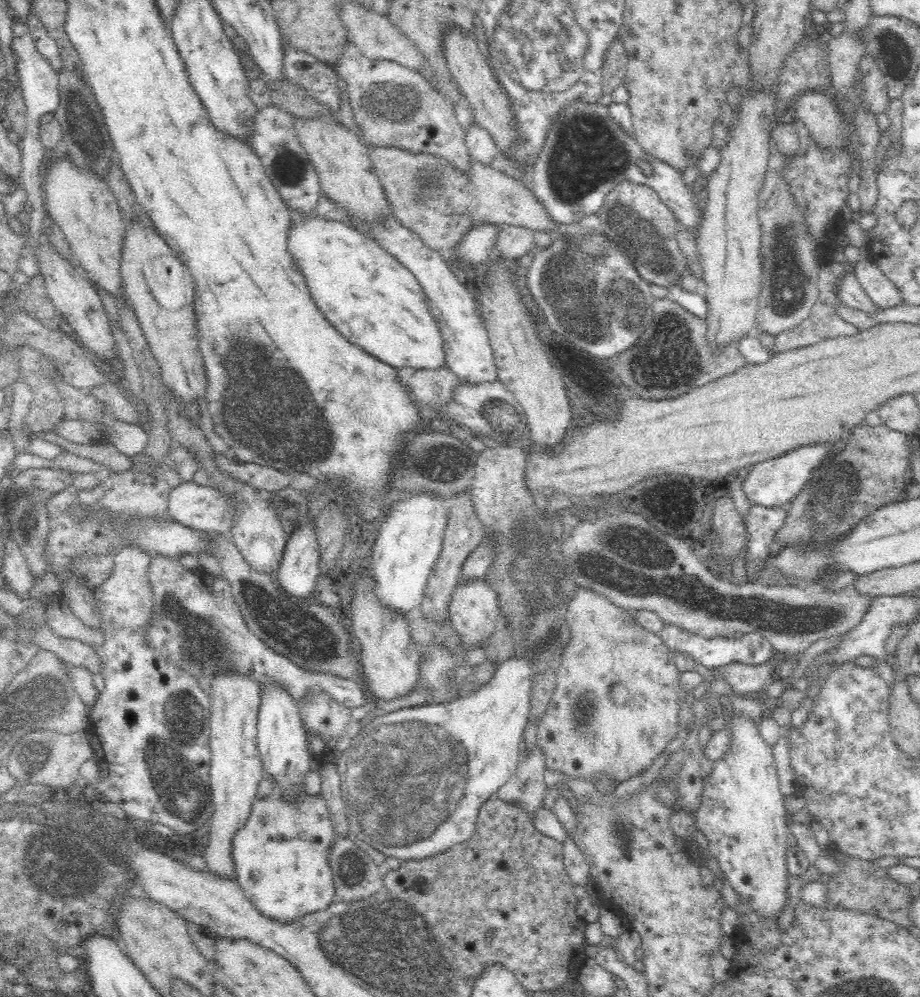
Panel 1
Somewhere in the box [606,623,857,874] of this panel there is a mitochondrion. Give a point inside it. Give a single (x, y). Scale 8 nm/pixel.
(634, 841)

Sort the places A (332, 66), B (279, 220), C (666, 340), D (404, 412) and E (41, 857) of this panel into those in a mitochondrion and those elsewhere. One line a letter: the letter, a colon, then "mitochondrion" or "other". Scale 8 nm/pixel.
A: other
B: other
C: mitochondrion
D: other
E: mitochondrion

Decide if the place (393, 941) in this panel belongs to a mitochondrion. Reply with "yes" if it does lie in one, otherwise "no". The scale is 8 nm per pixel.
yes

